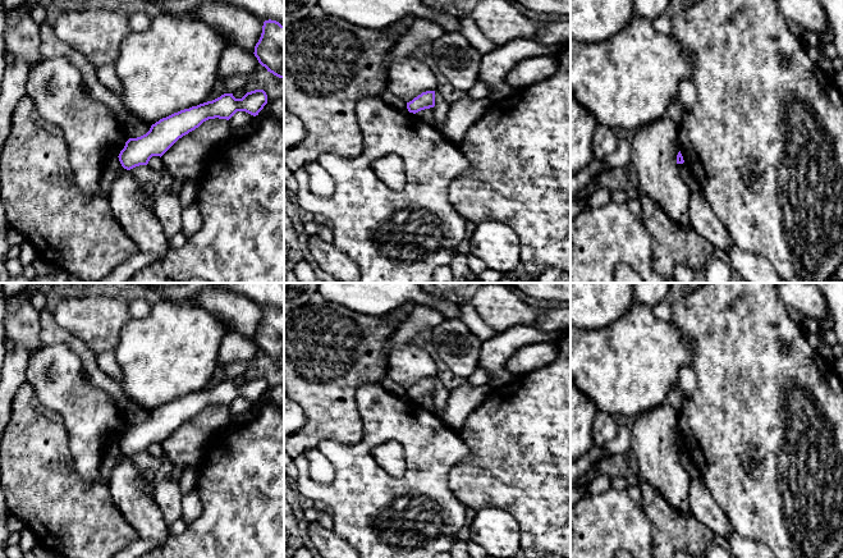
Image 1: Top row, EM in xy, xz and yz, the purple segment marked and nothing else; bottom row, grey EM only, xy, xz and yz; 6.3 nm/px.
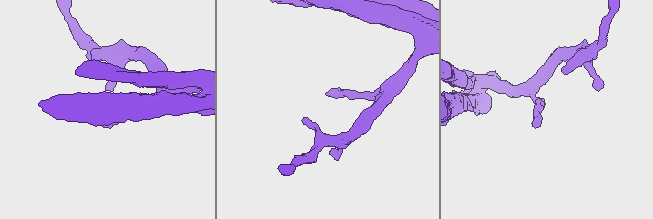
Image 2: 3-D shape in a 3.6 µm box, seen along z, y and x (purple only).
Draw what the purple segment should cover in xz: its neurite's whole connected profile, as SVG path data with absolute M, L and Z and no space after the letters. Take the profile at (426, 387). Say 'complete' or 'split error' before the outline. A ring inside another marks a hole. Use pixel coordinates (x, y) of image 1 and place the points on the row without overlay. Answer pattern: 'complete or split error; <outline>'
complete; M435 378L422 379L412 388L407 389L408 398L413 401L434 393L435 393Z

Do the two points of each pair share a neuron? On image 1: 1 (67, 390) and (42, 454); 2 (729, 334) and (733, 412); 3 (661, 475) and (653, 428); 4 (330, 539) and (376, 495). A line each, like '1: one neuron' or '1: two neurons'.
1: two neurons
2: one neuron
3: one neuron
4: two neurons

